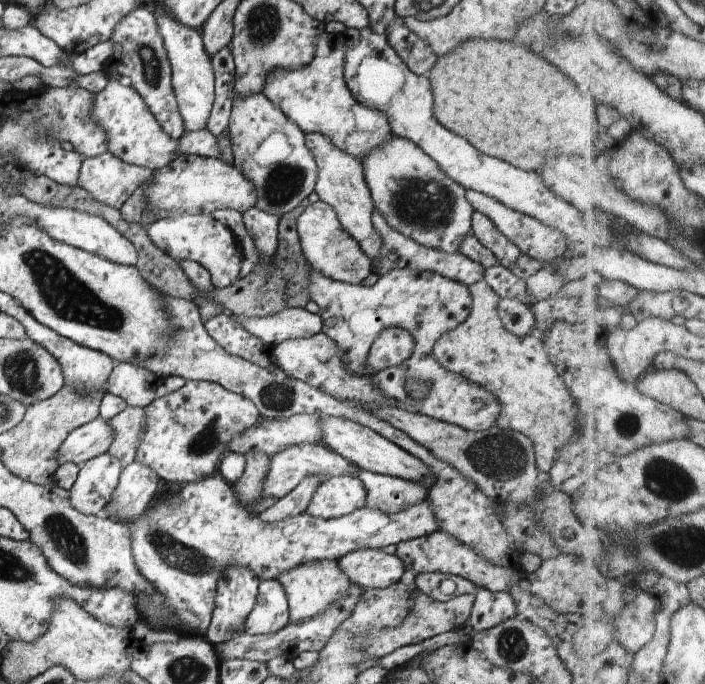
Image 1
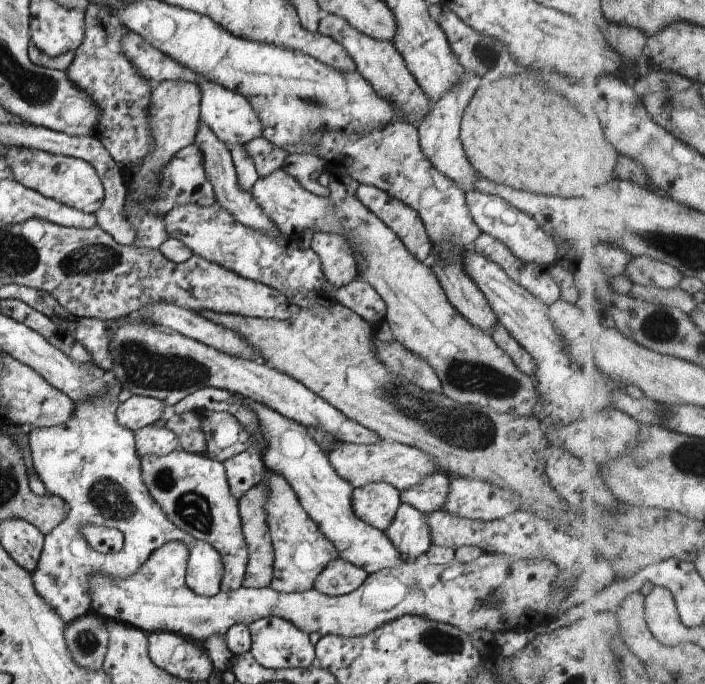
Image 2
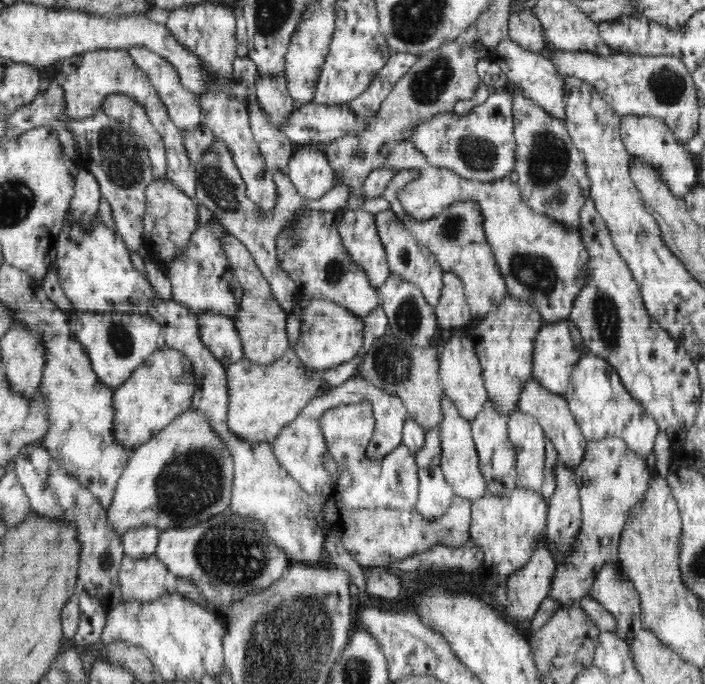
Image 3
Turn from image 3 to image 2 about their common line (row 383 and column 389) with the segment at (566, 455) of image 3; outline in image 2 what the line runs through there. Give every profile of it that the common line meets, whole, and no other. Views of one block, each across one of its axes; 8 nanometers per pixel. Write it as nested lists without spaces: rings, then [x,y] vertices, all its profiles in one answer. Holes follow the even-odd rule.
[[[401,502],[392,524],[384,531],[403,562],[414,562],[422,554],[427,554],[431,534],[426,518],[427,514]]]

